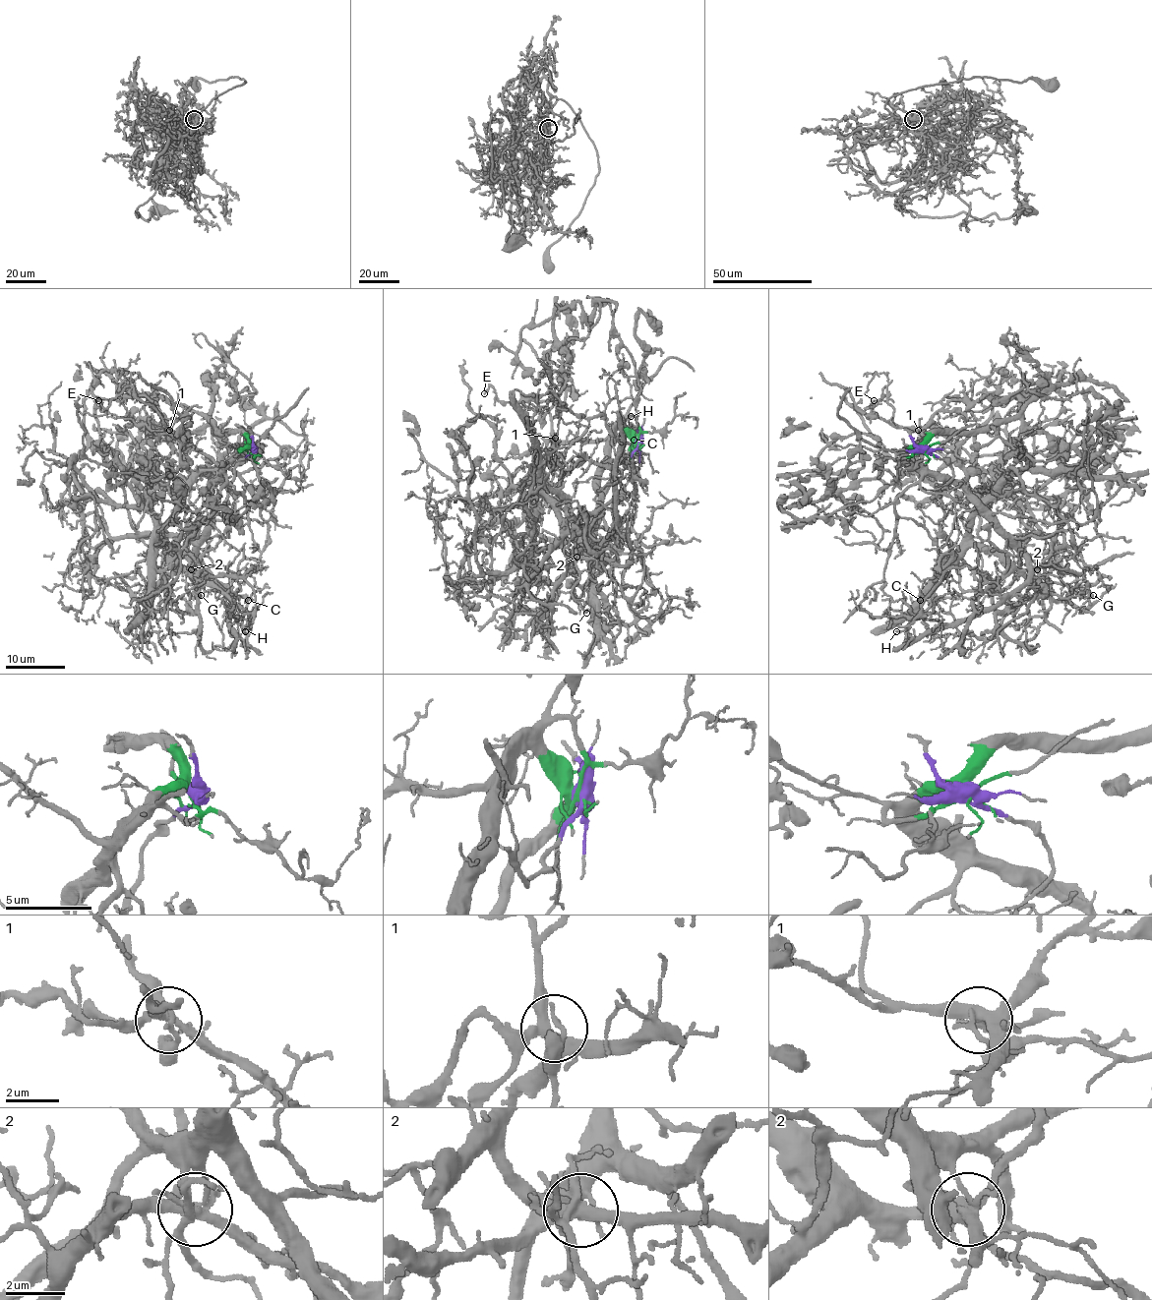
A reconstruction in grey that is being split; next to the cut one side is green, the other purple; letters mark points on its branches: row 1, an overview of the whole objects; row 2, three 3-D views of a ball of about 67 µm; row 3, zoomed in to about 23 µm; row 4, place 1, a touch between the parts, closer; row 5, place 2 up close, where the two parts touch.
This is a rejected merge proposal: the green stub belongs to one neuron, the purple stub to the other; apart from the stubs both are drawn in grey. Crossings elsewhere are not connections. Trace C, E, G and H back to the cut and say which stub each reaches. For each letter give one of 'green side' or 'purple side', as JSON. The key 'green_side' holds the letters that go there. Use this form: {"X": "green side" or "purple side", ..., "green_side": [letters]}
{"C": "purple side", "E": "green side", "G": "green side", "H": "purple side", "green_side": ["E", "G"]}

